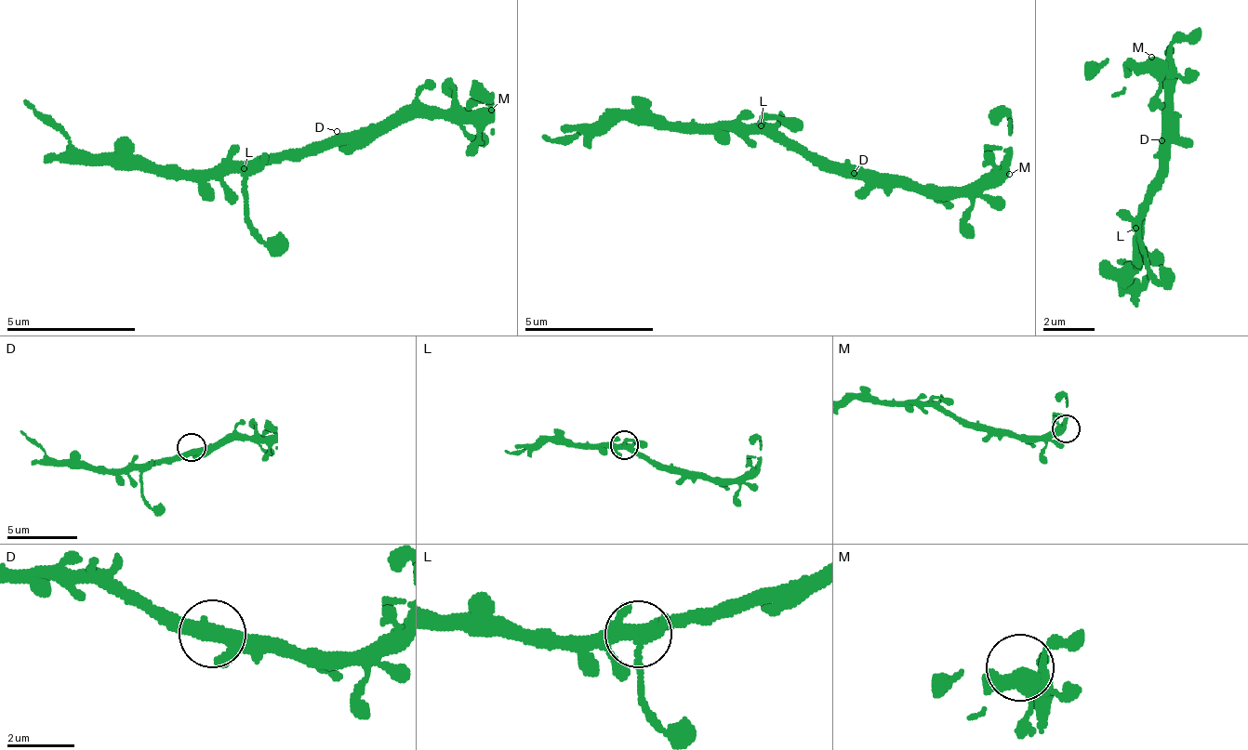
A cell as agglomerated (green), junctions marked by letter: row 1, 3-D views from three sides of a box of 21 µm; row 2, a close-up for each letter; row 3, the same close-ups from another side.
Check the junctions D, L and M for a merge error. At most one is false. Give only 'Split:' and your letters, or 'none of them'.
Split: none of them

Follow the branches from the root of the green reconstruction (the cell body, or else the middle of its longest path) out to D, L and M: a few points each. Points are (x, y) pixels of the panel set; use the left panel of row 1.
D: (291, 158), (304, 158), (337, 131)
L: (291, 158), (278, 158), (245, 167)
M: (291, 158), (317, 154), (337, 142), (376, 139), (414, 115), (479, 115), (491, 110)

